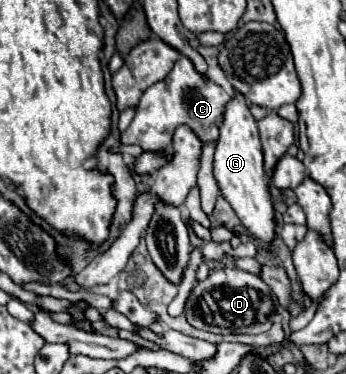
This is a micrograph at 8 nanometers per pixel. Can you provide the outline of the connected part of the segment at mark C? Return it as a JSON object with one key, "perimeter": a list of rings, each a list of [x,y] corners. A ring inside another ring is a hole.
{"perimeter":[[[181,57],[163,81],[143,93],[129,129],[121,133],[121,143],[139,145],[143,149],[171,147],[173,133],[179,125],[187,125],[201,143],[209,143],[219,137],[219,123],[223,121],[227,101],[231,101],[231,95],[227,95],[223,87],[201,75],[195,65],[191,65],[191,59]]]}

